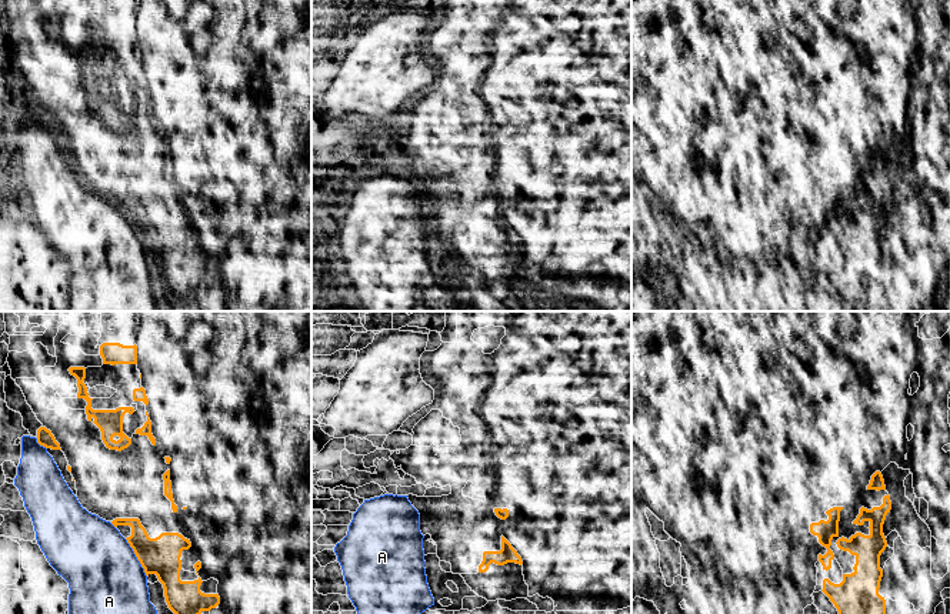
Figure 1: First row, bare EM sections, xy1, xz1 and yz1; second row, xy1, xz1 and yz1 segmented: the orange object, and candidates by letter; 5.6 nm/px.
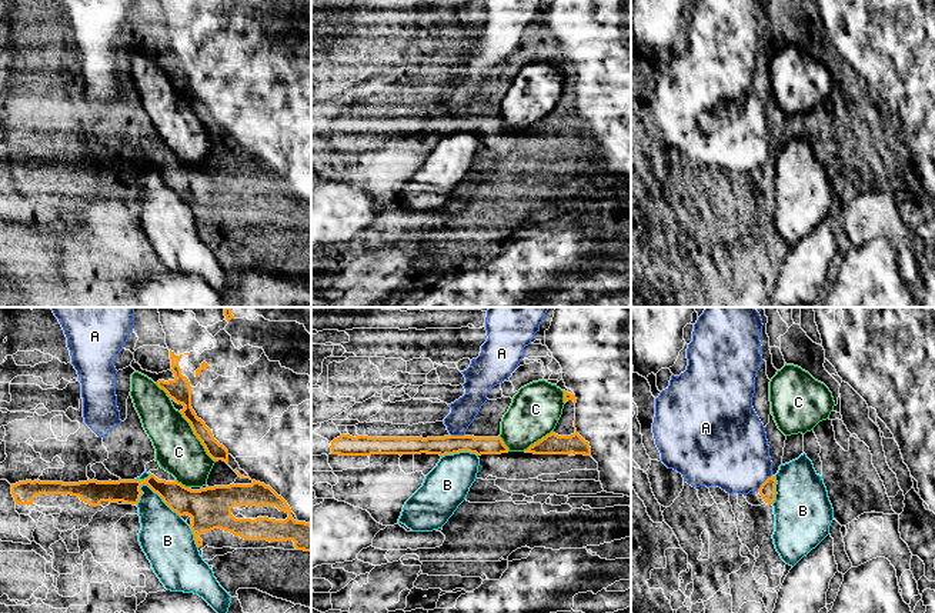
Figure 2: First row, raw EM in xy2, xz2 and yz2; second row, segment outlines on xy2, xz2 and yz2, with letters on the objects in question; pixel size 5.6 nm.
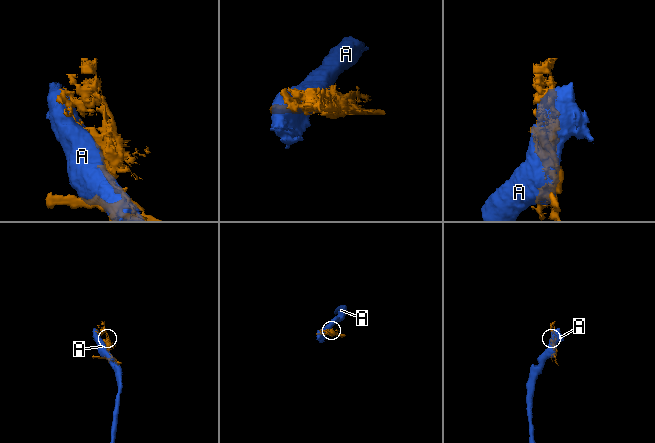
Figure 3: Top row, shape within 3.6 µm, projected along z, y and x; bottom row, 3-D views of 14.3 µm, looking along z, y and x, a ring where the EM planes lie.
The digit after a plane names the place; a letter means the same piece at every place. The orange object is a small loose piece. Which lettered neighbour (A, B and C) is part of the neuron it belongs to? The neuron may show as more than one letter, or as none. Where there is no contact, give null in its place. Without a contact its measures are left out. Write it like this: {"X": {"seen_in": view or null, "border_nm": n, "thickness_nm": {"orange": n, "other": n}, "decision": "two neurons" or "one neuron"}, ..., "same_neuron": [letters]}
{"A": {"seen_in": "xy1", "border_nm": 260, "thickness_nm": {"orange": 220, "other": 420}, "decision": "two neurons"}, "B": {"seen_in": "xy2", "border_nm": 300, "thickness_nm": {"orange": 190, "other": 280}, "decision": "two neurons"}, "C": {"seen_in": "xy2", "border_nm": 360, "thickness_nm": {"orange": 100, "other": 260}, "decision": "two neurons"}, "same_neuron": []}

